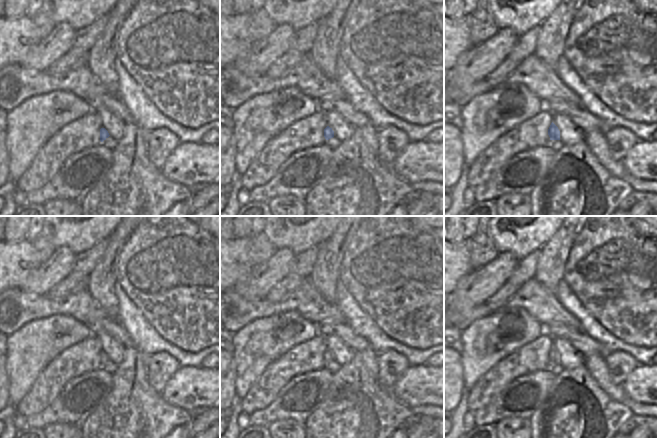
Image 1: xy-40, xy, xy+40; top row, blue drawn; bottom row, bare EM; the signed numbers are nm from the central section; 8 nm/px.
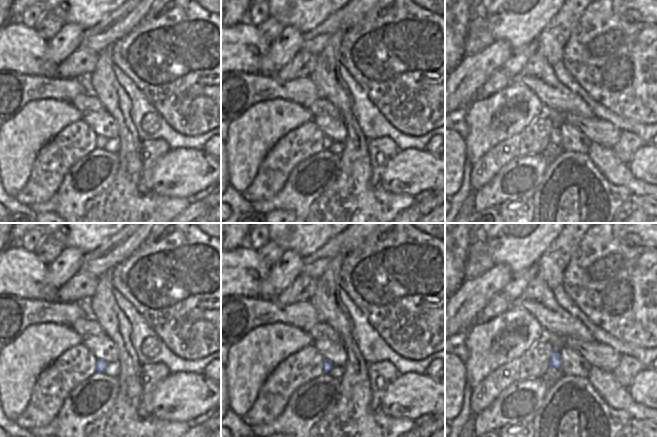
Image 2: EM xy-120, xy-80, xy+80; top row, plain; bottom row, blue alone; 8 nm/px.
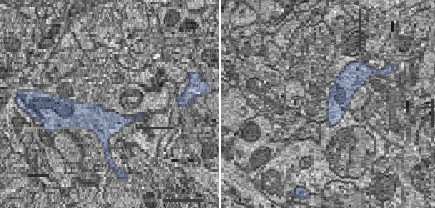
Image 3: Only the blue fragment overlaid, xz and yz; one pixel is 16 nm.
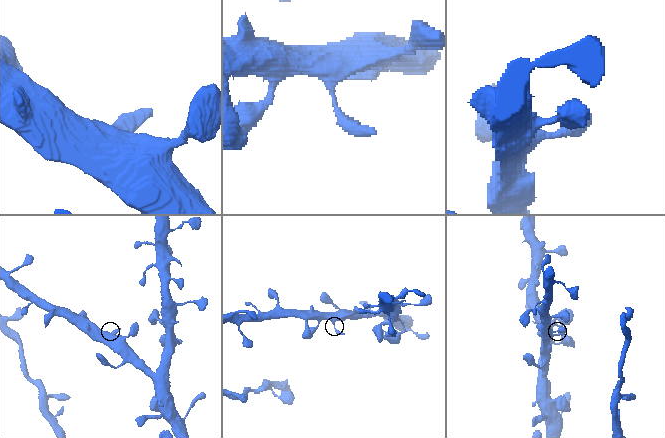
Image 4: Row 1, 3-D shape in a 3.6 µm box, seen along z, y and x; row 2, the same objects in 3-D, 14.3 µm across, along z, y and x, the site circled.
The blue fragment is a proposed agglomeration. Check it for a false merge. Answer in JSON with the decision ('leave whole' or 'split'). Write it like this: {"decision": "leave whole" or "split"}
{"decision": "leave whole"}

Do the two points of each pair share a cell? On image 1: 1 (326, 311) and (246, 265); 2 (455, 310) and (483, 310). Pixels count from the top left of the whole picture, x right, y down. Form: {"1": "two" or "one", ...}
{"1": "two", "2": "one"}

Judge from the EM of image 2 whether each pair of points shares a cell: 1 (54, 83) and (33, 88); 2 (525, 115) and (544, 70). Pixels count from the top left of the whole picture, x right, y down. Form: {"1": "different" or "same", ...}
{"1": "same", "2": "different"}

